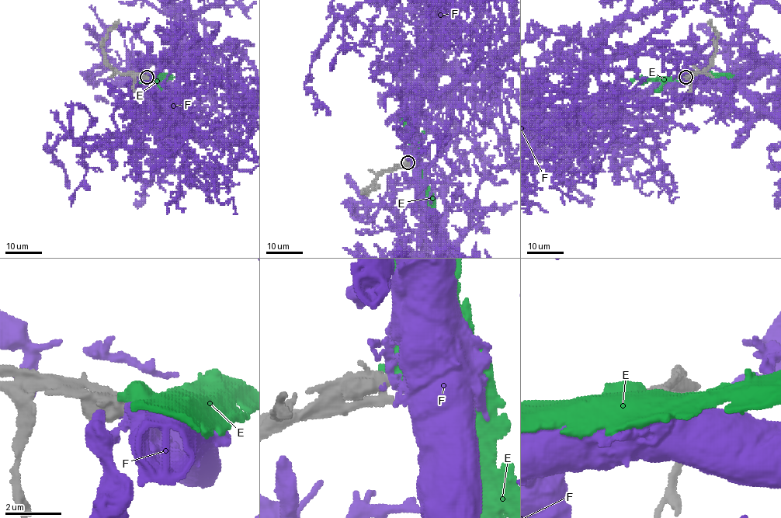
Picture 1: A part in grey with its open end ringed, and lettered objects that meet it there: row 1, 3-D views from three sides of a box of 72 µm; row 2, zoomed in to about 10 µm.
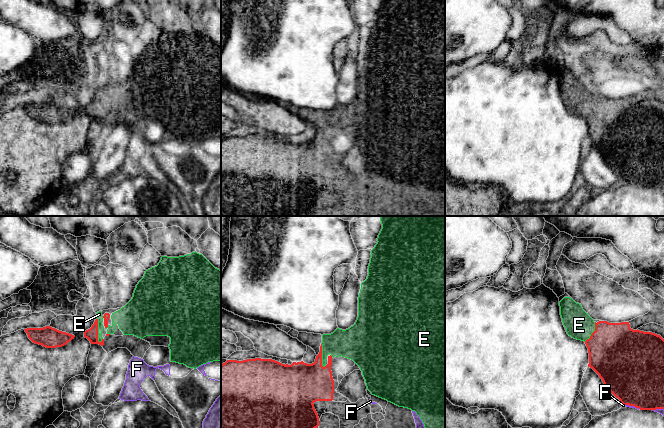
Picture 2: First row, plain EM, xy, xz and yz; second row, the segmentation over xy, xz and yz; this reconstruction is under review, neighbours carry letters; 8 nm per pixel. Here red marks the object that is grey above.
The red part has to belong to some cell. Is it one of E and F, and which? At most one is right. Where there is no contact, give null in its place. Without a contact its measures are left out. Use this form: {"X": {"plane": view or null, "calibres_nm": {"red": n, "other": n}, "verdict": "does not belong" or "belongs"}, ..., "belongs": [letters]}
{"E": {"plane": "xy", "calibres_nm": {"red": 100, "other": 50}, "verdict": "belongs"}, "F": {"plane": "yz", "calibres_nm": {"red": 480, "other": 20}, "verdict": "does not belong"}, "belongs": ["E"]}

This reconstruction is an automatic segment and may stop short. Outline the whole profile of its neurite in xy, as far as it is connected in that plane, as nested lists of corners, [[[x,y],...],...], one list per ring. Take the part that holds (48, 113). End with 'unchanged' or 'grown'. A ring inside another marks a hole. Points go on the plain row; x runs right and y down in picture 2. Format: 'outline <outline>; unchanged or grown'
outline [[[50,102],[24,105],[28,114],[35,120],[46,124],[62,123],[74,115],[74,111],[59,107]]]; unchanged

